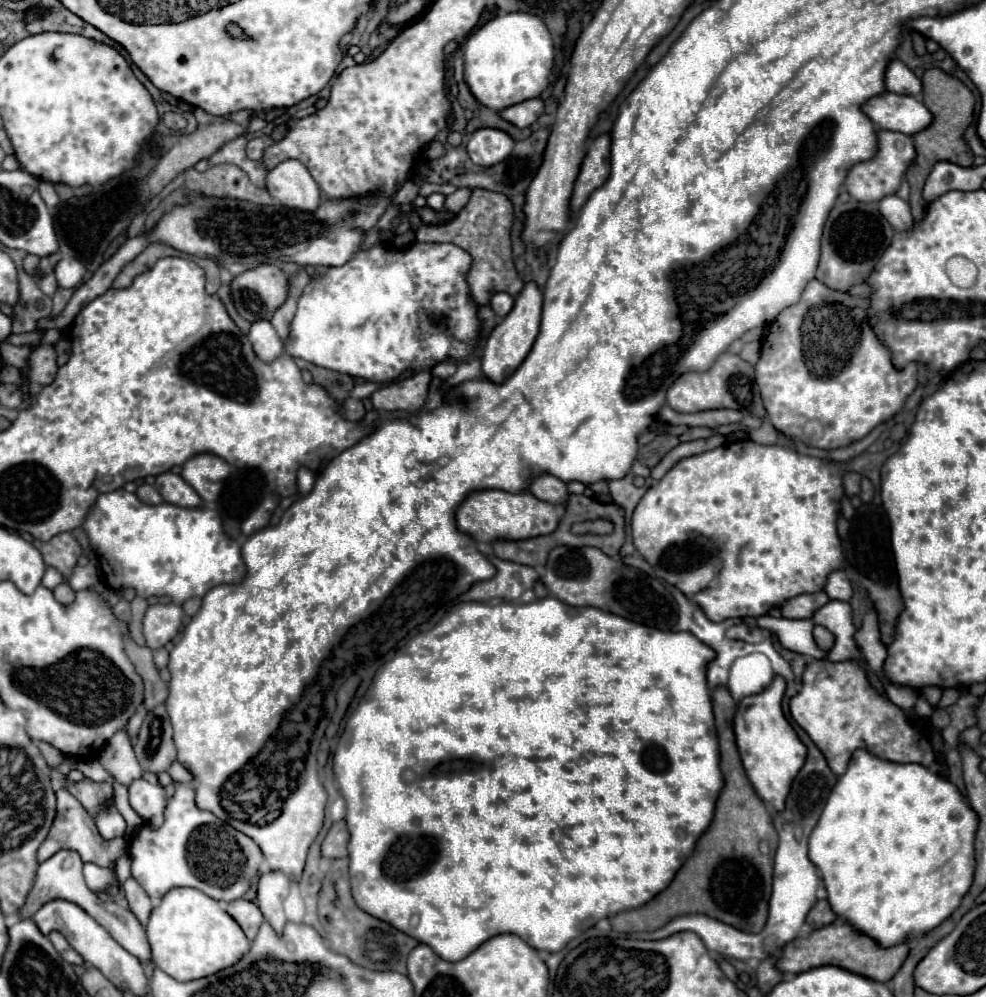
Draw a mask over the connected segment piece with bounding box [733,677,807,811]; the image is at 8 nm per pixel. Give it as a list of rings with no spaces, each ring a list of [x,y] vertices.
[[[775,677],[771,687],[767,687],[763,693],[745,697],[737,705],[737,713],[733,719],[737,747],[747,777],[755,793],[761,797],[761,801],[769,803],[775,811],[781,811],[781,807],[785,807],[785,795],[789,795],[789,787],[807,757],[807,747],[801,743],[795,729],[783,715],[781,709],[783,693],[785,693],[785,679]]]

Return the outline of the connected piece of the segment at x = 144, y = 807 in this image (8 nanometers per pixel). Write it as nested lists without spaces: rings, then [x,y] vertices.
[[[137,779],[129,785],[129,803],[141,815],[141,819],[153,827],[161,825],[163,809],[167,805],[161,785],[153,785],[145,779]]]

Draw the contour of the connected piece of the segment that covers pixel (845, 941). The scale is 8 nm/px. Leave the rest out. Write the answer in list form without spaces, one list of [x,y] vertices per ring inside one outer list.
[[[837,921],[837,923],[831,923],[827,927],[813,931],[811,937],[807,937],[807,939],[797,937],[791,943],[787,943],[781,951],[781,959],[779,959],[777,967],[783,973],[803,973],[803,971],[819,967],[819,965],[837,965],[847,971],[865,975],[873,981],[889,981],[903,965],[907,953],[909,953],[907,943],[899,943],[893,947],[881,947],[875,939],[859,933],[849,923]]]

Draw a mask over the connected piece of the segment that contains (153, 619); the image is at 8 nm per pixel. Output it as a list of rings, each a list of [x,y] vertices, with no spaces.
[[[167,603],[167,605],[151,605],[143,619],[143,635],[147,639],[147,647],[161,649],[165,647],[179,631],[183,621],[181,605]]]

